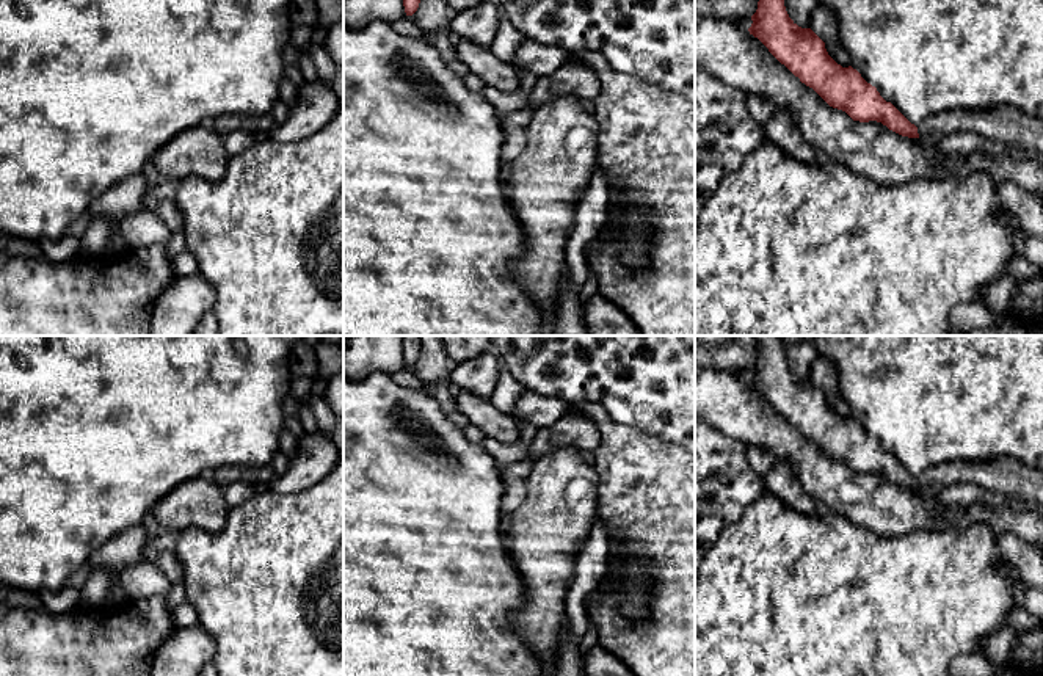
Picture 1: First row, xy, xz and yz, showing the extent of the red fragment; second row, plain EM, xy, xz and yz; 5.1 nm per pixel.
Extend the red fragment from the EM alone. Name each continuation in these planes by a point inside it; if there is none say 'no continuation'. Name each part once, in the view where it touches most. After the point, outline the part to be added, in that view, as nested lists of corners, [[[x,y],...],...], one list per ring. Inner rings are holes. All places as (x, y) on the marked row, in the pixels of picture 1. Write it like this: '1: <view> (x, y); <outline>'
1: yz (1010, 126); [[[1015,107],[944,111],[925,118],[916,127],[919,136],[972,132],[1043,160],[1043,121]]]

